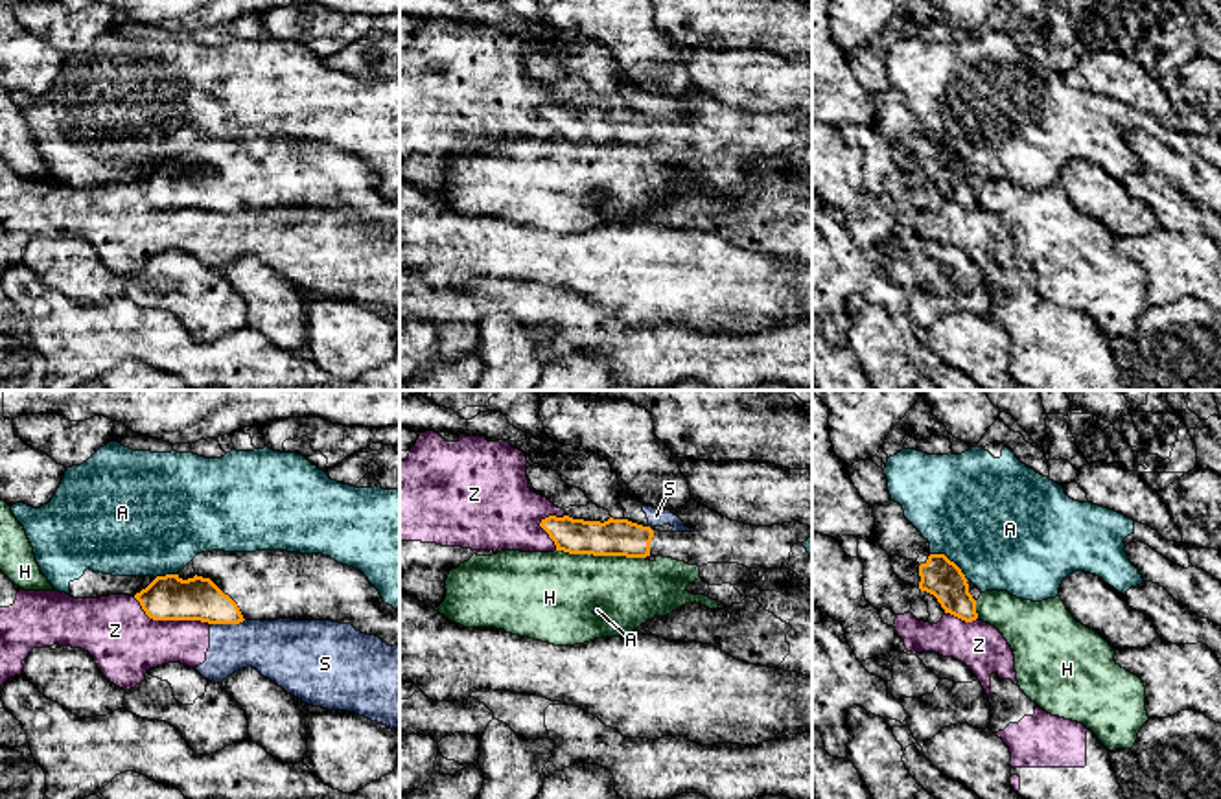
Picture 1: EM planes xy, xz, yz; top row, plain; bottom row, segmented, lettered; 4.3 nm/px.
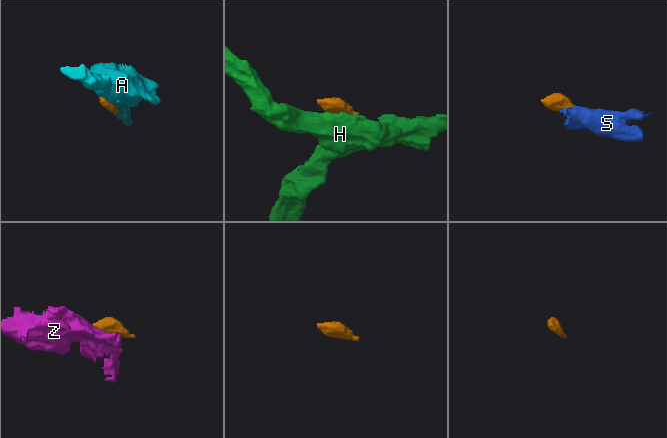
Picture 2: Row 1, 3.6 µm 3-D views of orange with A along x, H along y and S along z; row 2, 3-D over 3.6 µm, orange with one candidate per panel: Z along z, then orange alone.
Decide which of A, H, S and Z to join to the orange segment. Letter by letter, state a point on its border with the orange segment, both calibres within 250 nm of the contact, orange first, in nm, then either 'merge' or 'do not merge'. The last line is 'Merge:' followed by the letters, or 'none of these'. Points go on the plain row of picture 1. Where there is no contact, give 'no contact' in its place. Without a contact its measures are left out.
A: contact yz (949, 148); calibres 170 and 500 nm; do not merge
H: contact xz (601, 142); calibres 160 and 360 nm; do not merge
S: contact xy (227, 210); calibres 190 and 260 nm; do not merge
Z: contact xy (170, 207); calibres 190 and 300 nm; do not merge
Merge: none of these

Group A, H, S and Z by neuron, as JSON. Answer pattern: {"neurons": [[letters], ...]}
{"neurons": [["A"], ["H"], ["S", "Z"]]}

